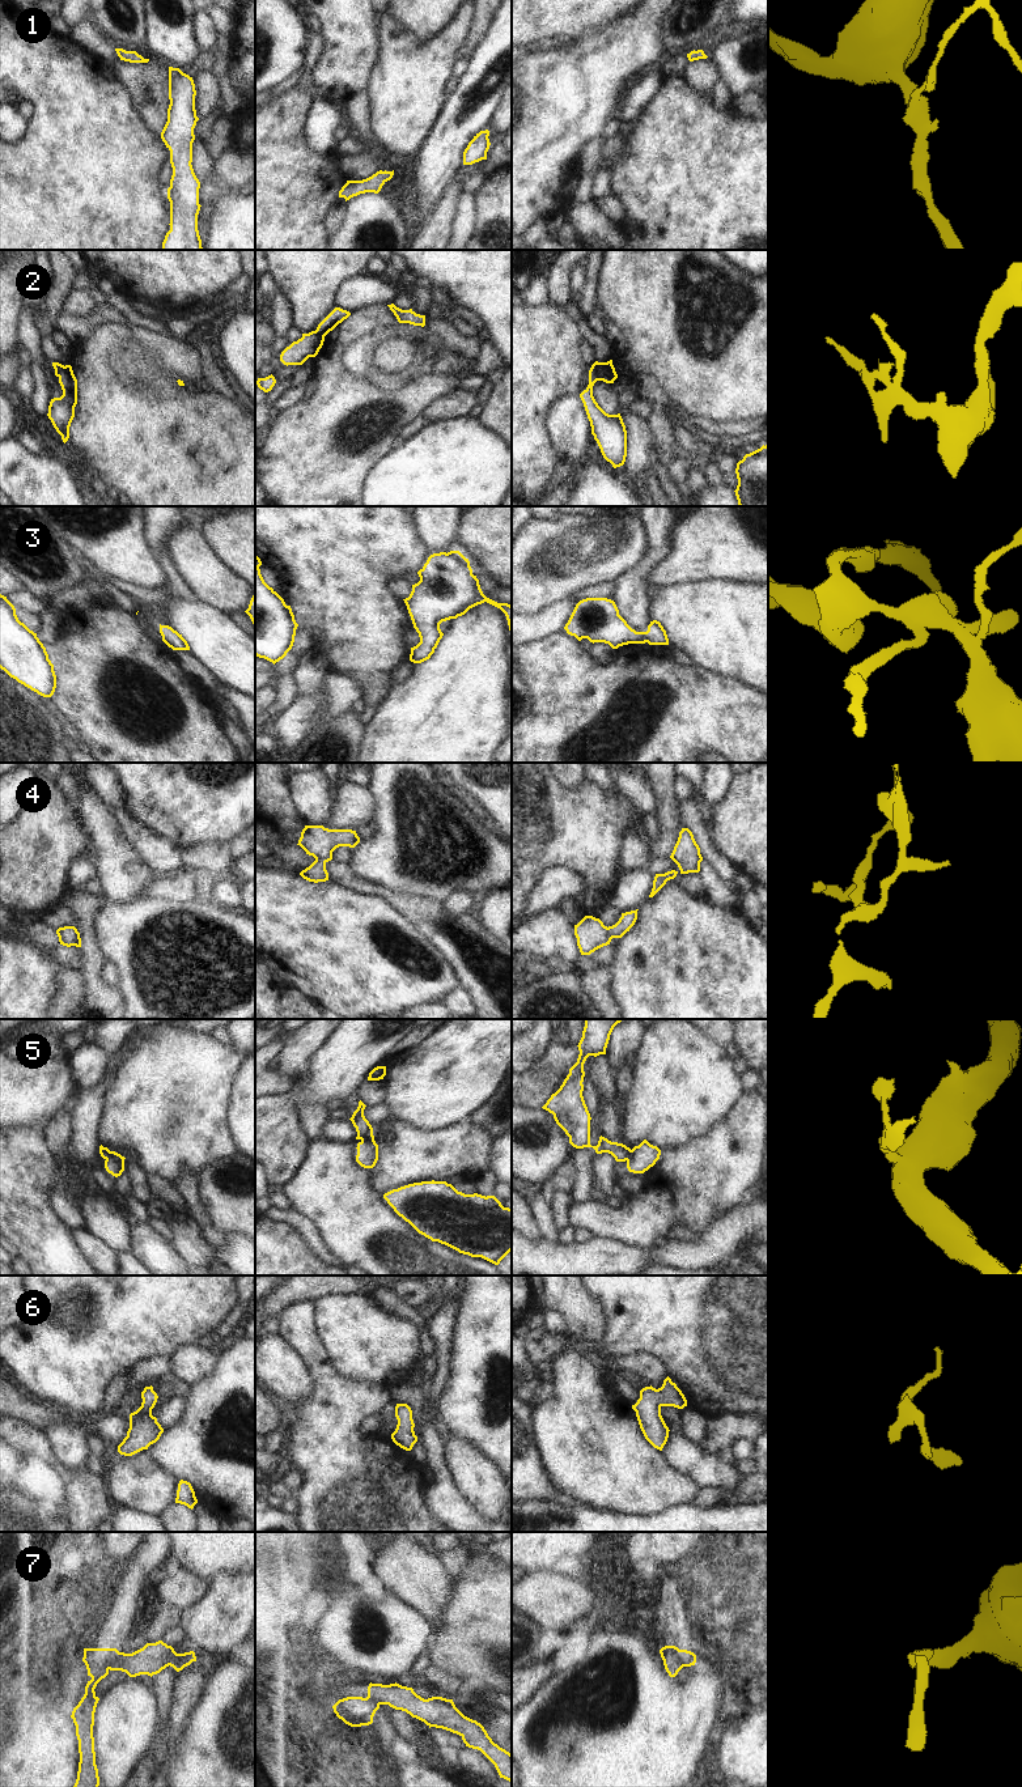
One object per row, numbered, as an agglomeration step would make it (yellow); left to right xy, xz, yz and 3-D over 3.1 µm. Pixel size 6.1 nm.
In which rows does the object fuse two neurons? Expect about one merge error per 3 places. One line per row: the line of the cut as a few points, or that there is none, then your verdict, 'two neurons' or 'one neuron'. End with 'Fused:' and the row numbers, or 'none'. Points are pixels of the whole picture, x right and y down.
1: cut none; one neuron
2: cut yz (592, 366), (598, 380); two neurons
3: cut none; one neuron
4: cut none; one neuron
5: cut xz (372, 1133), (361, 1140); two neurons
6: cut none; one neuron
7: cut xy (119, 1652), (110, 1669); two neurons
Fused: 2, 5, 7

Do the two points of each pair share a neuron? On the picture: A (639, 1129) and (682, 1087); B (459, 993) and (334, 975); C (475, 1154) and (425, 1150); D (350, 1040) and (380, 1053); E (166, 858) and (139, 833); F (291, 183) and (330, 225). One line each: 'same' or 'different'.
A: same
B: different
C: same
D: same
E: same
F: different

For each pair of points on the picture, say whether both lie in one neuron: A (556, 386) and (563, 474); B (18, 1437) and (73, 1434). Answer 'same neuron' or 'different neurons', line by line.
A: different neurons
B: different neurons

